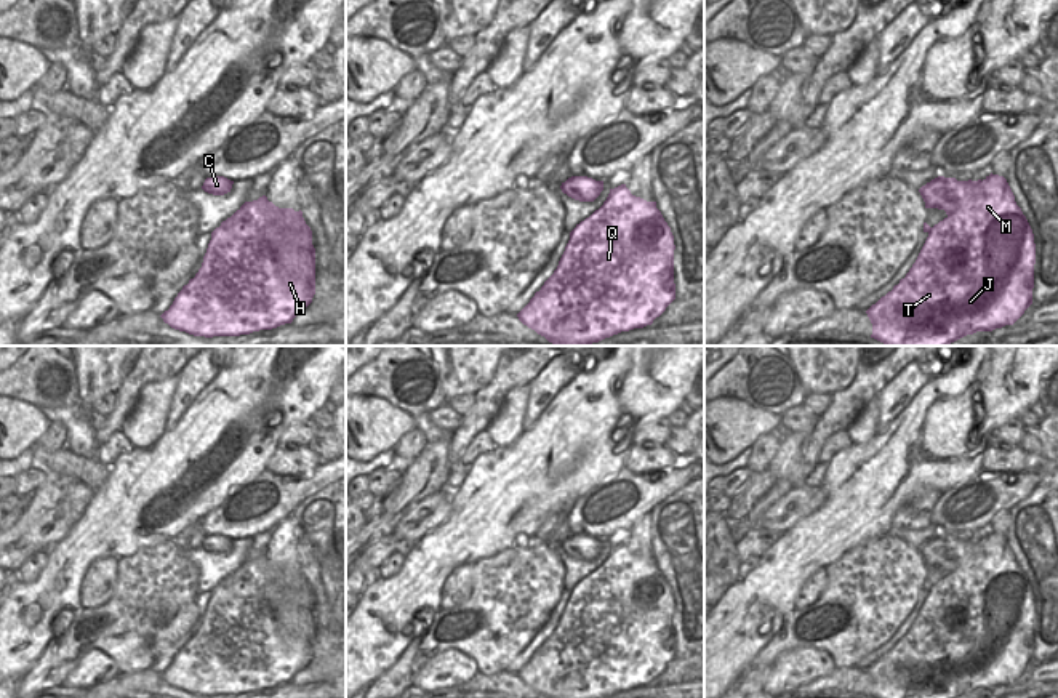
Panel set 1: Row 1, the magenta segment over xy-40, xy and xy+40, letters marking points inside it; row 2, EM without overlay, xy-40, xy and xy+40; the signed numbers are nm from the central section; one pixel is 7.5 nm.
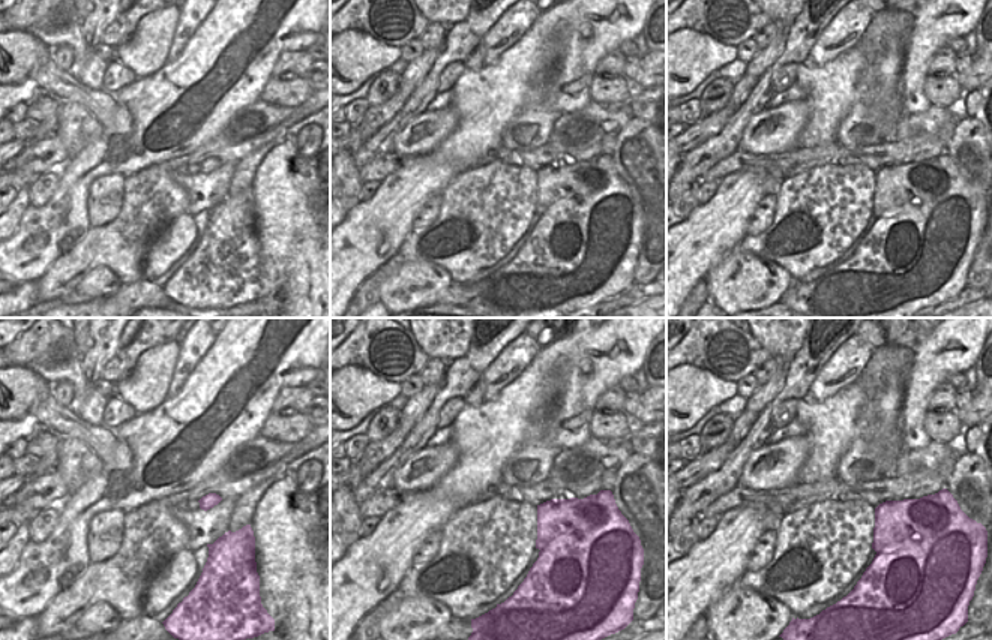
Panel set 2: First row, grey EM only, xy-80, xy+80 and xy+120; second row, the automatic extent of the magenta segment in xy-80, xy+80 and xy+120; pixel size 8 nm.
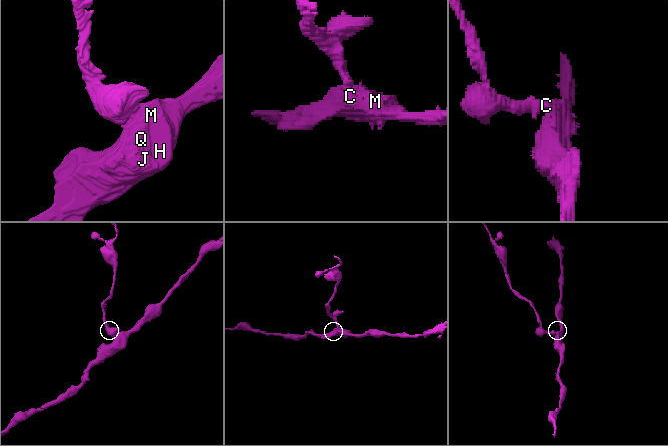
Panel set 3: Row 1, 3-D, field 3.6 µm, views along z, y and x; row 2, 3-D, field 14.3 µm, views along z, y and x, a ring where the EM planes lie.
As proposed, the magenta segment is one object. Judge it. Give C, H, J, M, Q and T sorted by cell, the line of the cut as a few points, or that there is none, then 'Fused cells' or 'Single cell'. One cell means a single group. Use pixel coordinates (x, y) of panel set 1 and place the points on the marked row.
Groups: C / H J M Q T. Split along xy+40 (957, 181), (943, 208). Fused cells.

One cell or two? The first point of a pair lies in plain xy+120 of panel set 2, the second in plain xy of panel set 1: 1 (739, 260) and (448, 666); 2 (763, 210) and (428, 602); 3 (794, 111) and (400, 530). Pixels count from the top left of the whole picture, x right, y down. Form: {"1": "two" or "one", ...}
{"1": "one", "2": "two", "3": "one"}

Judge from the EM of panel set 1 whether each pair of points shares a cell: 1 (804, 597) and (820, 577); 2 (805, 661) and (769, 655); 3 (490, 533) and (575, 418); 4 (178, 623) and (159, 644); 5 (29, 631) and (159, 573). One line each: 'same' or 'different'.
1: same
2: different
3: same
4: same
5: different

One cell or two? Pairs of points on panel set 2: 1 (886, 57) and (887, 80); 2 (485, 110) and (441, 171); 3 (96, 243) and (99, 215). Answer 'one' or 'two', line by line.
1: one
2: one
3: two

